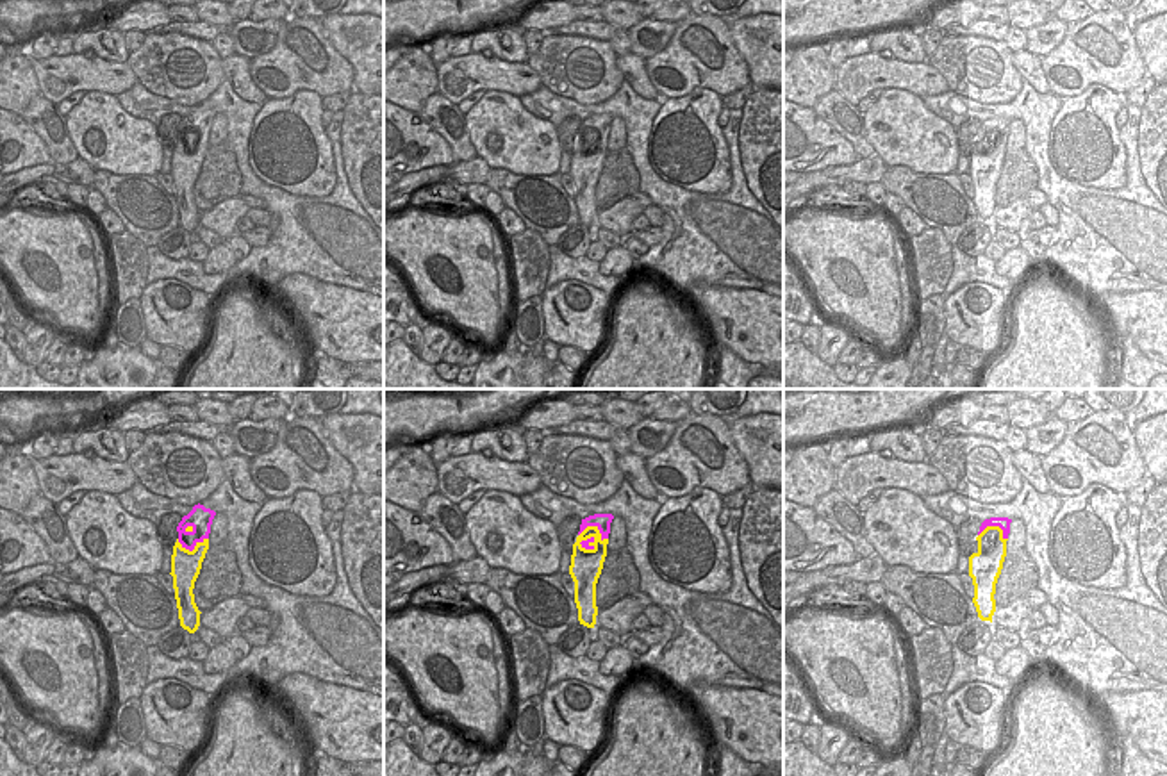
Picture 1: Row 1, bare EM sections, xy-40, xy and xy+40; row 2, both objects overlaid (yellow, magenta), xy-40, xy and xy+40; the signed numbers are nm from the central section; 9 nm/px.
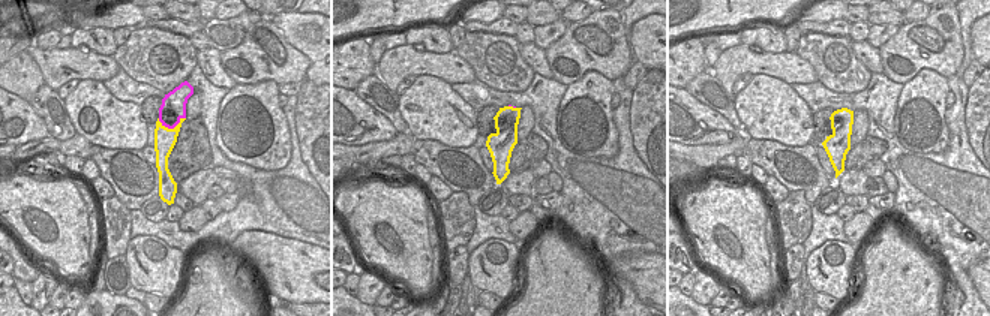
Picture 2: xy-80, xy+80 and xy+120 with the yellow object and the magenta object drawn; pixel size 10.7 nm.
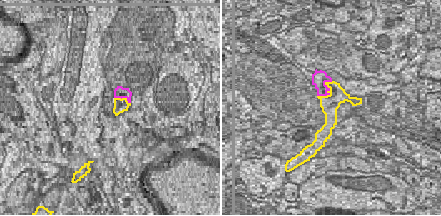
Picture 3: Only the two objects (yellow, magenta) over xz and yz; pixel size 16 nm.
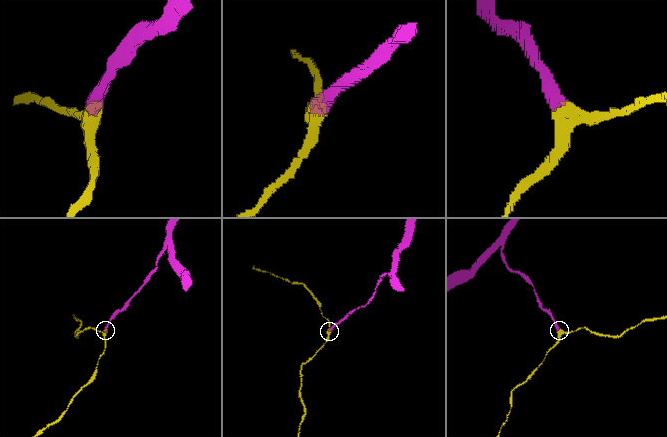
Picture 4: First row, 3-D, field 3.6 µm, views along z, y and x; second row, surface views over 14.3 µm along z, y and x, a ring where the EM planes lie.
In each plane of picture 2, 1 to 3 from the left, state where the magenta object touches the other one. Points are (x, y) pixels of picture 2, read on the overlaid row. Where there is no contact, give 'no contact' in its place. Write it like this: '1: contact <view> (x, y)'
1: contact xy-80 (171, 129)
2: contact xy+80 (512, 107)
3: no contact

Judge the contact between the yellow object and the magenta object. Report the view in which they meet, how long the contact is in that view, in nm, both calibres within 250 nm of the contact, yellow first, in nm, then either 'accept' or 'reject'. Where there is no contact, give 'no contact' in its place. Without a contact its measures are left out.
meets yellow in xy-40; contact 280 nm long; 260 nm thick on the yellow side, 170 nm on the other; accept

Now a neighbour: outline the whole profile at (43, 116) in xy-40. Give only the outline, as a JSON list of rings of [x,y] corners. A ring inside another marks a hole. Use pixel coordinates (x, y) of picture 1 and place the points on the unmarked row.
[[[45,96],[30,100],[23,121],[45,141],[54,164],[70,164],[79,153],[70,139],[66,116]]]

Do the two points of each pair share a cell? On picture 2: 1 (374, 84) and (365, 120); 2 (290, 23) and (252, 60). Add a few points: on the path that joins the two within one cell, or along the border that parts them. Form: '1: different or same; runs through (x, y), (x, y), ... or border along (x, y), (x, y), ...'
1: different; border along (353, 90), (381, 113), (395, 129)
2: different; border along (270, 17), (282, 36), (306, 56)

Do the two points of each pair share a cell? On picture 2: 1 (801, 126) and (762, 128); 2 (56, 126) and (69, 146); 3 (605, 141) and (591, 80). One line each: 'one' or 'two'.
1: one
2: two
3: one

